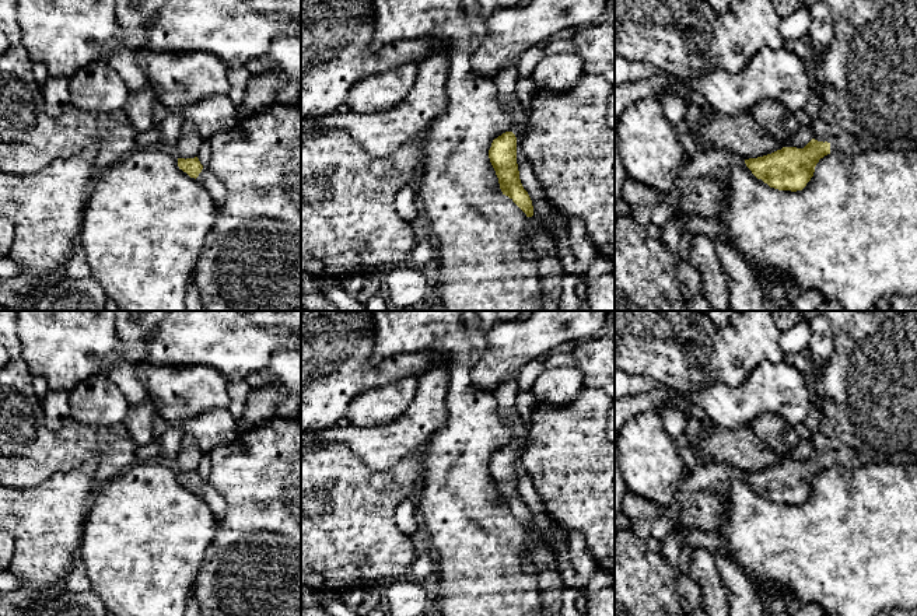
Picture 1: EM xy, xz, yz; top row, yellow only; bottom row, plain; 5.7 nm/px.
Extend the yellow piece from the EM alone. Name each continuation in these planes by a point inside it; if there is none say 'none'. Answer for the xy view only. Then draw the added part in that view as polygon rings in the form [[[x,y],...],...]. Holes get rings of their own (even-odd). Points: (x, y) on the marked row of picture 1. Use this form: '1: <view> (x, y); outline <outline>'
1: xy (213, 185); outline [[[203,168],[196,179],[210,193],[216,206],[220,207],[224,203],[227,195],[227,189],[223,182],[209,168]]]

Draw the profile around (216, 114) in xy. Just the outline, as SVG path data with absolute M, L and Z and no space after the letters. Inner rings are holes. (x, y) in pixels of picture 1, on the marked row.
M211 95L179 112L183 120L195 123L199 134L209 141L220 132L232 129L238 120L238 106L228 95Z

